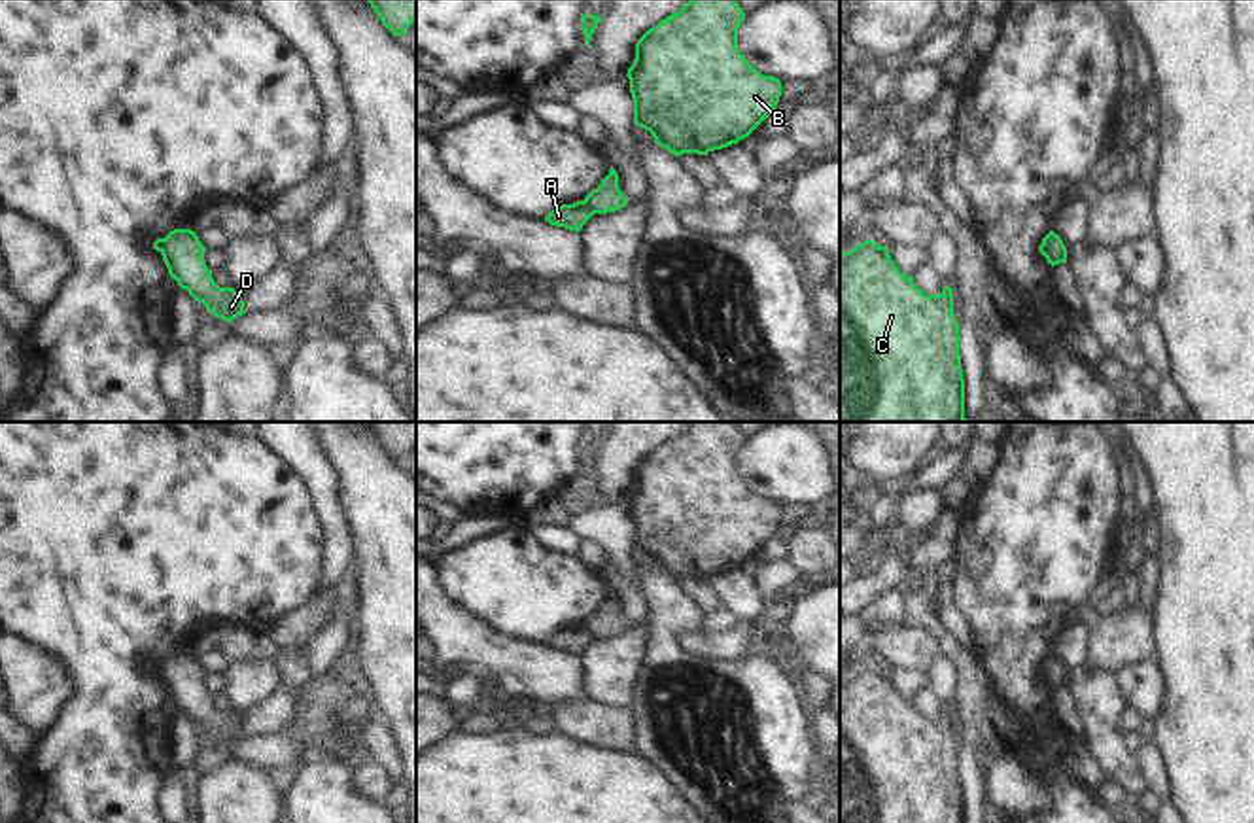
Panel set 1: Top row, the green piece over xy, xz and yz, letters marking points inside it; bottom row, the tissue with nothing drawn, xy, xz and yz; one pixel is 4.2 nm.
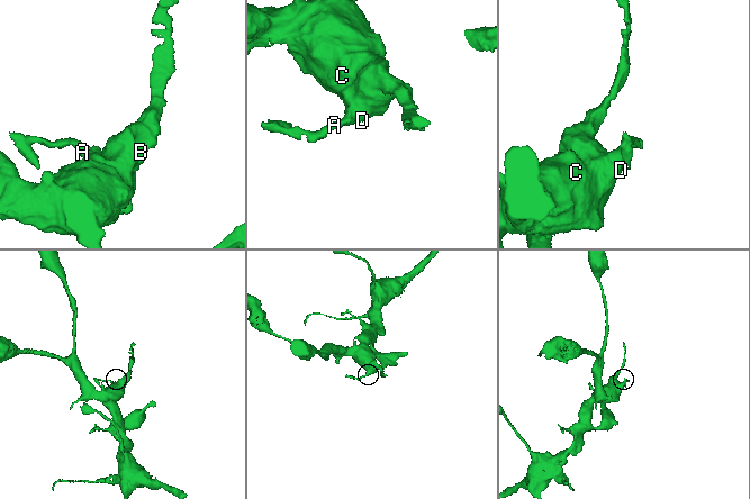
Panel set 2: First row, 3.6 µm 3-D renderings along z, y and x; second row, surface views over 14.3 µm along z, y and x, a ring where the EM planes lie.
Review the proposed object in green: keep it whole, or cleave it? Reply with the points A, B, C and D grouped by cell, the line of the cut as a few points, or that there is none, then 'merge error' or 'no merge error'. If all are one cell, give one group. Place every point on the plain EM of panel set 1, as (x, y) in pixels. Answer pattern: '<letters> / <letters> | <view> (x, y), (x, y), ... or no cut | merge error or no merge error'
A / B C D | xz (583, 625), (592, 638) | merge error

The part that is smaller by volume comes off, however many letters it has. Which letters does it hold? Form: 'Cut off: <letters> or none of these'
Cut off: A

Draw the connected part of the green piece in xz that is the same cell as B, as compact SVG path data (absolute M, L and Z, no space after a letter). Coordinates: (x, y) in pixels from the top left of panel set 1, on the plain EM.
M690 422L637 464L636 482L626 498L634 549L649 554L675 581L707 579L738 568L774 537L781 505L762 499L738 473L743 445L745 437L736 422Z

